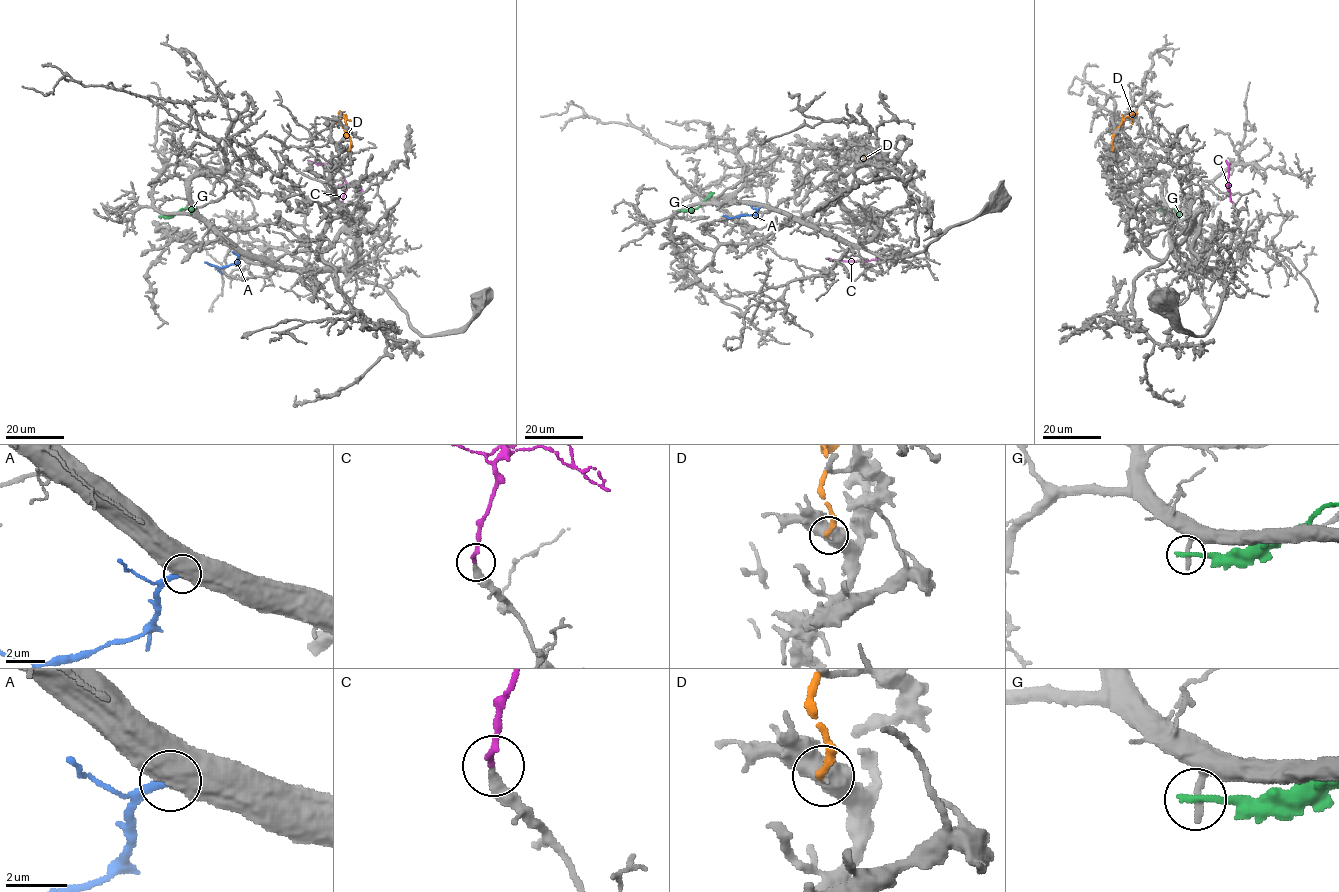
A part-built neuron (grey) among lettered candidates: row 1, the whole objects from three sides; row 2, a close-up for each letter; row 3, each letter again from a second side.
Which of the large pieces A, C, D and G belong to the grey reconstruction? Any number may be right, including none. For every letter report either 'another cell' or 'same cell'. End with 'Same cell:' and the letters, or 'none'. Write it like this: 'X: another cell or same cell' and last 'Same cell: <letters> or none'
A: same cell
C: same cell
D: another cell
G: another cell
Same cell: A, C

